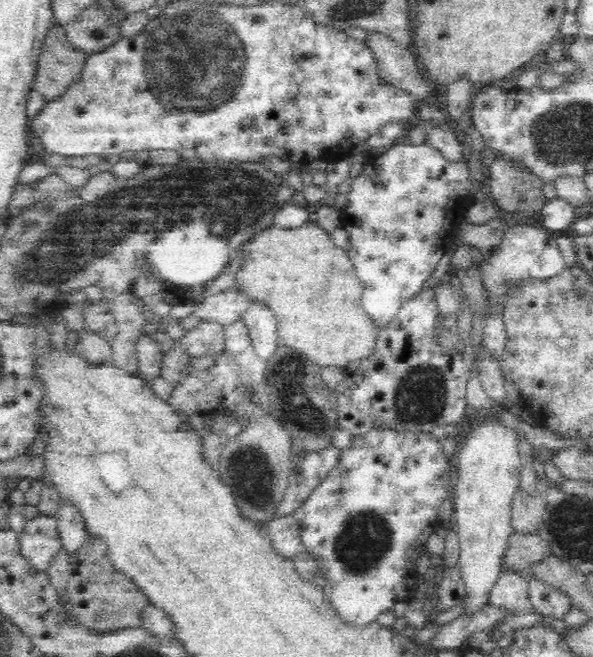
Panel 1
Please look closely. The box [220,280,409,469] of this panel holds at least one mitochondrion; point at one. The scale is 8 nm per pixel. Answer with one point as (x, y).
(291, 398)

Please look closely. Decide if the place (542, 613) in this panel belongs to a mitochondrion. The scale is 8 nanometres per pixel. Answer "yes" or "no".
no

